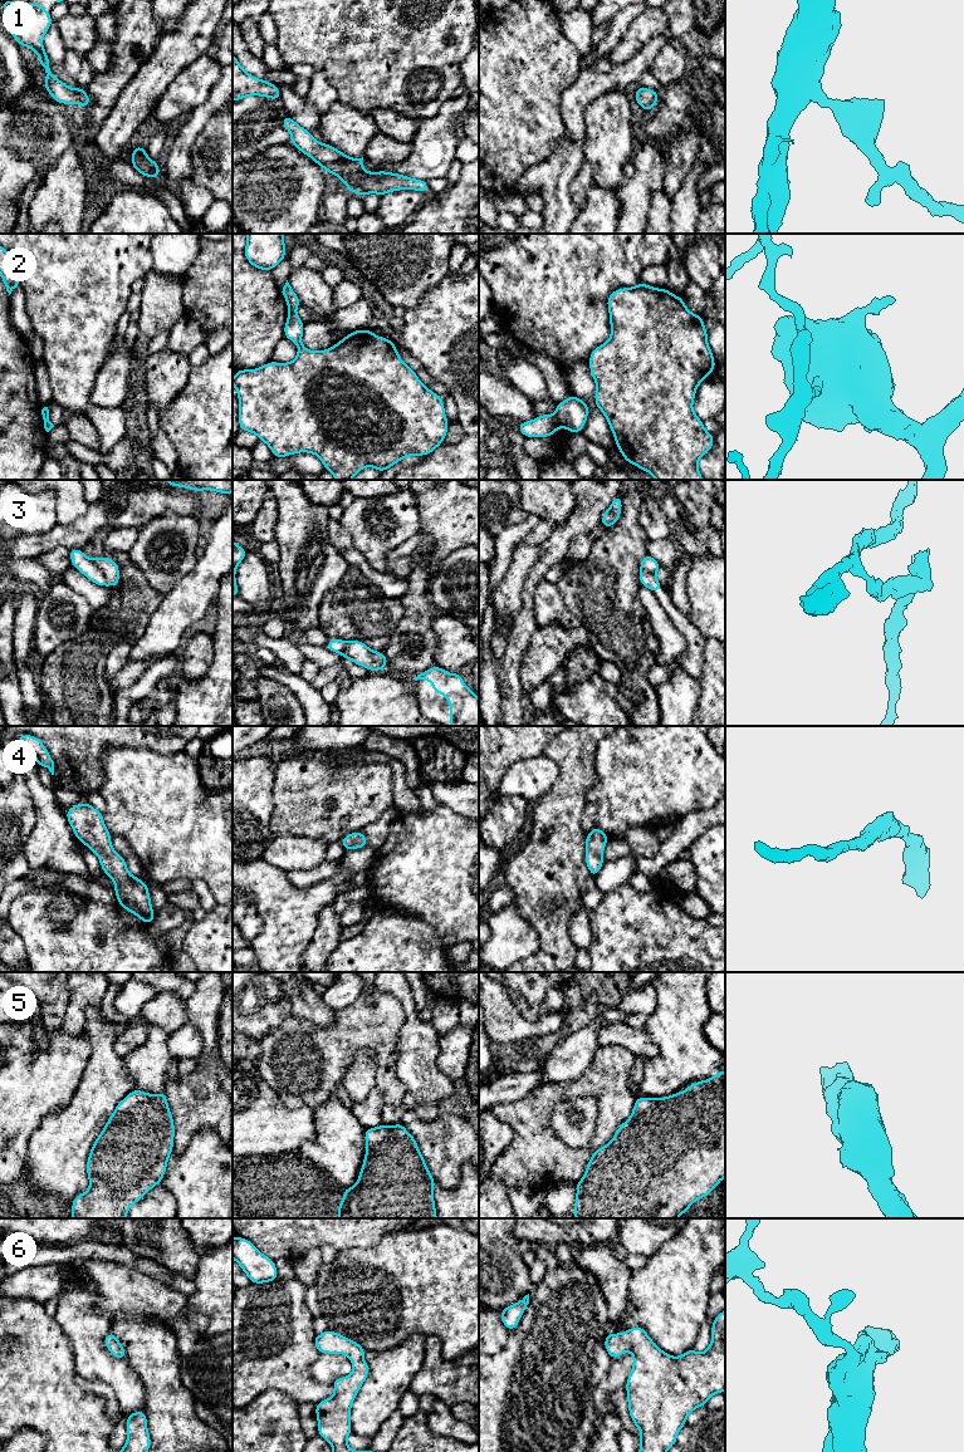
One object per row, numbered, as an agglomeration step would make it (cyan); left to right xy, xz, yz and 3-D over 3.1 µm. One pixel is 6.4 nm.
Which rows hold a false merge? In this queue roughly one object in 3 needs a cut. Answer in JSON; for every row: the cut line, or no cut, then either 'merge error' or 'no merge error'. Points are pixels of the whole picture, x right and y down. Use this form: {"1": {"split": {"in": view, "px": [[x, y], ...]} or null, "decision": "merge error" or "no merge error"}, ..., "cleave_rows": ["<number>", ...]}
{"1": {"split": null, "decision": "no merge error"}, "2": {"split": {"in": "yz", "px": [[554, 415], [561, 425]]}, "decision": "merge error"}, "3": {"split": {"in": "xy", "px": [[86, 558], [102, 573], [107, 584]]}, "decision": "merge error"}, "4": {"split": null, "decision": "no merge error"}, "5": {"split": null, "decision": "no merge error"}, "6": {"split": null, "decision": "no merge error"}, "cleave_rows": ["2", "3"]}

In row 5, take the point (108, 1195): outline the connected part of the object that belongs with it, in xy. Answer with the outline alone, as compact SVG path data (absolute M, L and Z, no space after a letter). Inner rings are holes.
M133 1089L122 1099L106 1127L97 1137L87 1161L89 1188L72 1202L72 1218L126 1218L128 1210L161 1183L171 1152L173 1151L175 1124L165 1092L158 1095Z

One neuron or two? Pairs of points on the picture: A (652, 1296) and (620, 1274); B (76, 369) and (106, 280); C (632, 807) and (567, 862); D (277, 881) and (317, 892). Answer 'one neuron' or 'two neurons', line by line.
A: two neurons
B: one neuron
C: two neurons
D: one neuron

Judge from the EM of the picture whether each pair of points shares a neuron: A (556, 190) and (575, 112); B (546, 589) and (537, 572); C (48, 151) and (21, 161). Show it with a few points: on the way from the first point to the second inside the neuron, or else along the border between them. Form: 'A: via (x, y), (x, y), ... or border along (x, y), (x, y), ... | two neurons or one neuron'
A: via (558, 171), (577, 142), (575, 131) | one neuron
B: border along (542, 578), (534, 589), (533, 608) | two neurons
C: via (42, 151), (32, 151), (28, 155) | one neuron

